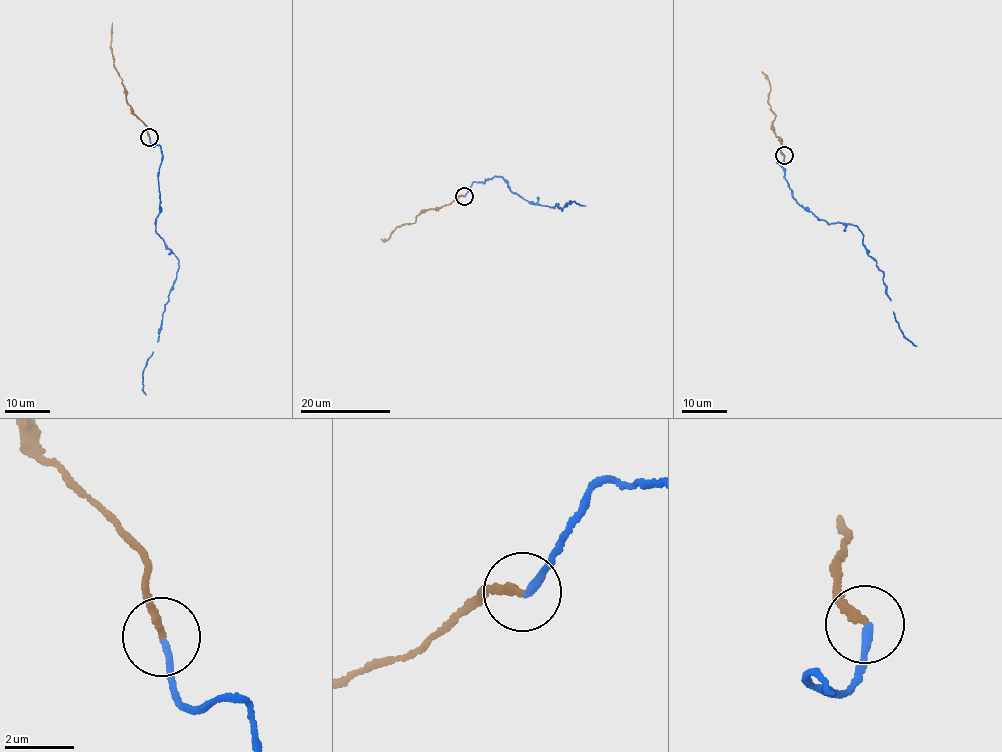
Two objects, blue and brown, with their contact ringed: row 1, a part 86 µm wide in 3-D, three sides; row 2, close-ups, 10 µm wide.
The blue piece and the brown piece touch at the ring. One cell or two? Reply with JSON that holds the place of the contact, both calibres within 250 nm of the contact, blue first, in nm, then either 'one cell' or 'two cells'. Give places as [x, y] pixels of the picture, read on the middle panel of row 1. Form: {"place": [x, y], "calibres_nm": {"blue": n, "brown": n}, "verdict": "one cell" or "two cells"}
{"place": [464, 196], "calibres_nm": {"blue": 170, "brown": 200}, "verdict": "one cell"}

